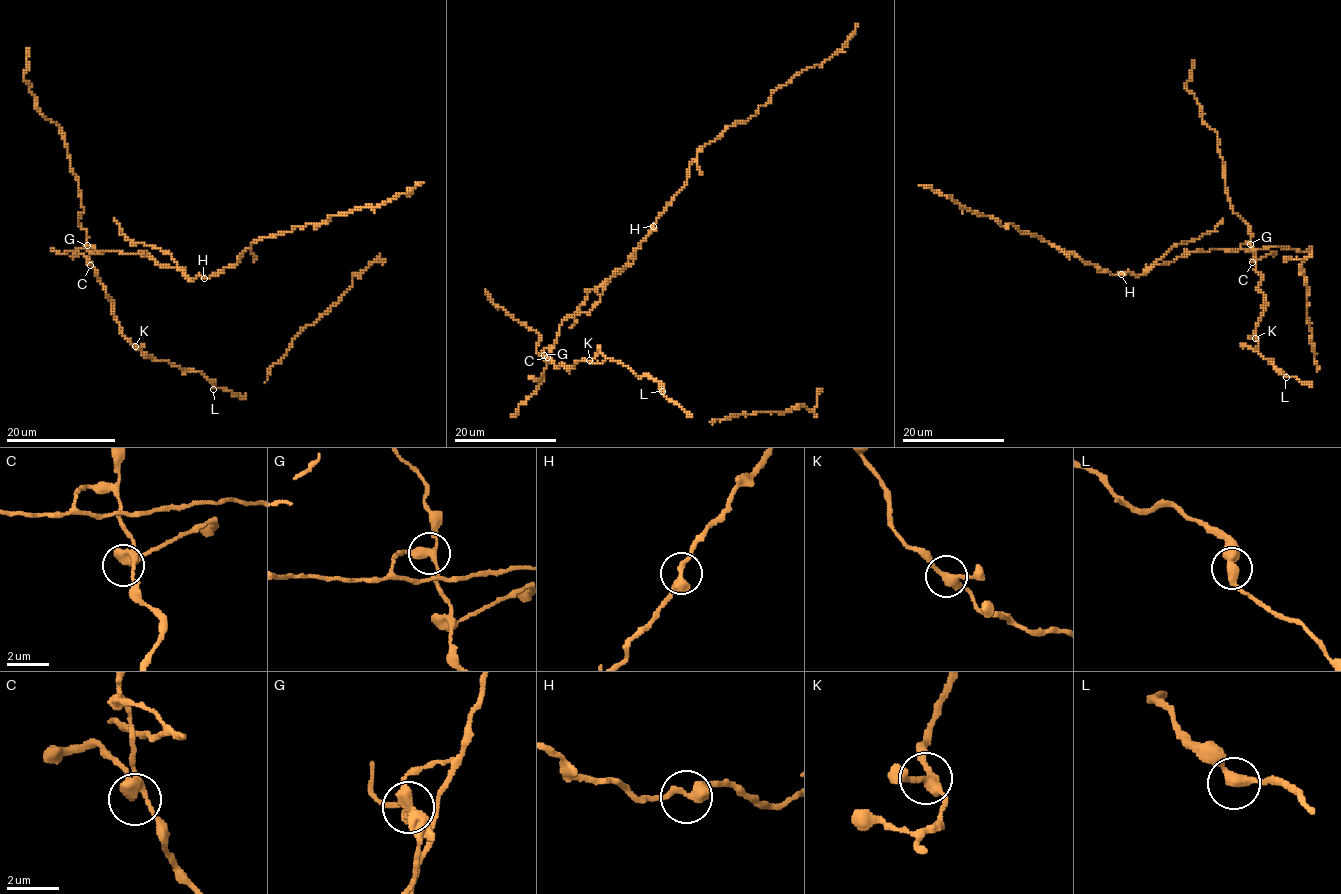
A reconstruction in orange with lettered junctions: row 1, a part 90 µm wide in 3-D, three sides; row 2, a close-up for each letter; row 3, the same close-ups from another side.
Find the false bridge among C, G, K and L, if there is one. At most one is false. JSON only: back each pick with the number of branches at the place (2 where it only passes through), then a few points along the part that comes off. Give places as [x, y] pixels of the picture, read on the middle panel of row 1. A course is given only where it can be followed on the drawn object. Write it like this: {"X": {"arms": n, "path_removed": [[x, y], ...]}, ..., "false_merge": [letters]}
{"G": {"arms": 3, "path_removed": [[545, 355], [560, 324], [589, 312], [610, 277], [633, 262], [696, 153], [830, 59], [857, 23]]}, "false_merge": ["G"]}

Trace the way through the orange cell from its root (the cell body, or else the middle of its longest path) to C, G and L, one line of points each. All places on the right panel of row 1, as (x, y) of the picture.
C: (1228, 250), (1252, 250), (1255, 257), (1252, 262)
G: (1228, 250), (1238, 250), (1242, 245), (1250, 243)
L: (1228, 250), (1252, 250), (1261, 276), (1258, 289), (1265, 297), (1254, 350), (1286, 377)

